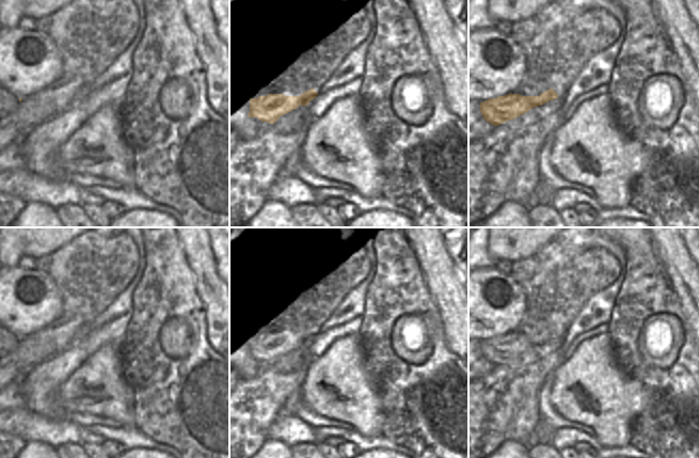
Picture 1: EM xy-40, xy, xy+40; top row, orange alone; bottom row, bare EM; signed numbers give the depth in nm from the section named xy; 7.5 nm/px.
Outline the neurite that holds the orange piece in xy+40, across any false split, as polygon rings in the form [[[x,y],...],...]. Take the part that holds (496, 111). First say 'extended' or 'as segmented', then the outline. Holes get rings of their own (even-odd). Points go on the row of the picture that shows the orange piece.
as segmented; [[[552,88],[539,96],[522,96],[510,93],[480,102],[480,112],[487,122],[498,126],[556,98],[558,95]]]

